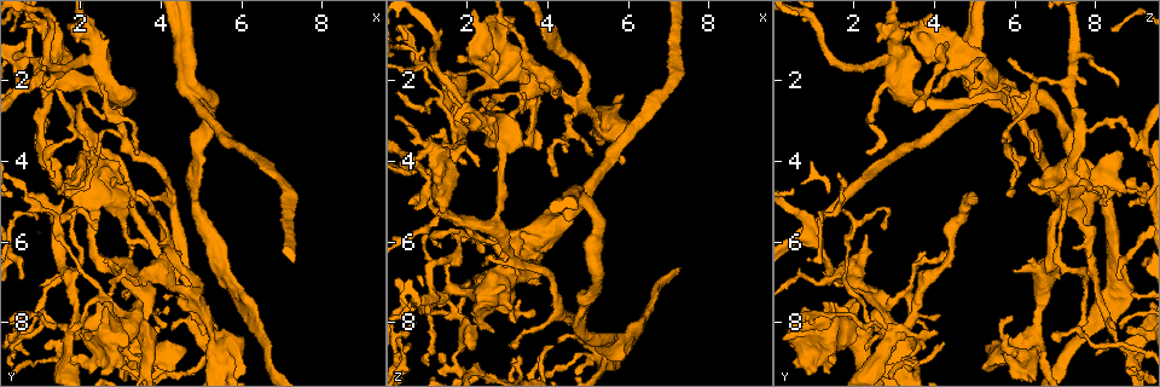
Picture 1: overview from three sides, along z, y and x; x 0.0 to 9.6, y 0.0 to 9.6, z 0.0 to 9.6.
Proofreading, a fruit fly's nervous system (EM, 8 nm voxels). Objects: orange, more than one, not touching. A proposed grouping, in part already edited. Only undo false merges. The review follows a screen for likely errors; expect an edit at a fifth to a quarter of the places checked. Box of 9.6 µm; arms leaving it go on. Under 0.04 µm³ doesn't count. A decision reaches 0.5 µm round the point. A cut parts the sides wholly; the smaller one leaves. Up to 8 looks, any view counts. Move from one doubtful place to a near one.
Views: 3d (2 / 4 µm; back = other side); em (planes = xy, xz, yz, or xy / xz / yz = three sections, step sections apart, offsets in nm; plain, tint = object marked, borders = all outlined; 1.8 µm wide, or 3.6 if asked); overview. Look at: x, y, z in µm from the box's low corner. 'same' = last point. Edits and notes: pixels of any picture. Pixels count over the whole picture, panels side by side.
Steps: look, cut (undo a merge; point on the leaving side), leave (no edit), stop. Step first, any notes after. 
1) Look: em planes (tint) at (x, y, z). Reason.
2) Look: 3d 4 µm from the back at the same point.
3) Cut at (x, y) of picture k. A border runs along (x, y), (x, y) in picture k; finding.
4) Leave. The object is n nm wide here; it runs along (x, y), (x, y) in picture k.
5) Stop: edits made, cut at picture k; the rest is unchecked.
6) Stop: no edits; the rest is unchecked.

Look: 3d 2 µm at (4.85, 7.45, 2.55). Four-way junction.

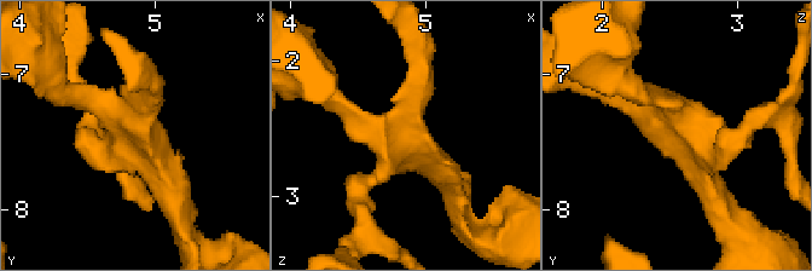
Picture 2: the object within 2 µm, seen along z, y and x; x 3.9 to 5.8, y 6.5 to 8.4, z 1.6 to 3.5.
Look: em planes (borders) at (4.94, 7.48, 2.56). 4 arms meet here.

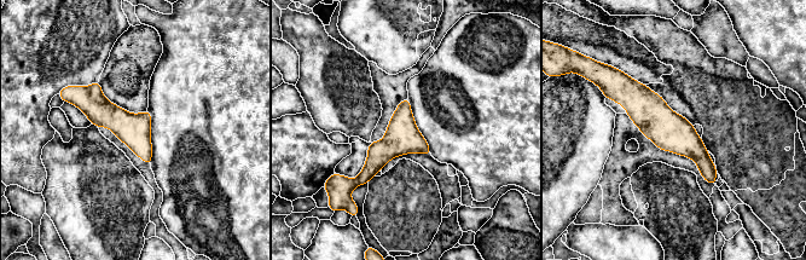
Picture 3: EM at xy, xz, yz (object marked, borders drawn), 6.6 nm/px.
Leave. It runs along (615, 96), (633, 96), (712, 180) in picture 3; continuous, no second cell.

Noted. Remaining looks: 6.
Look: 3d 4 µm at (1.75, 8.35, 2.85). Sudden change in width.

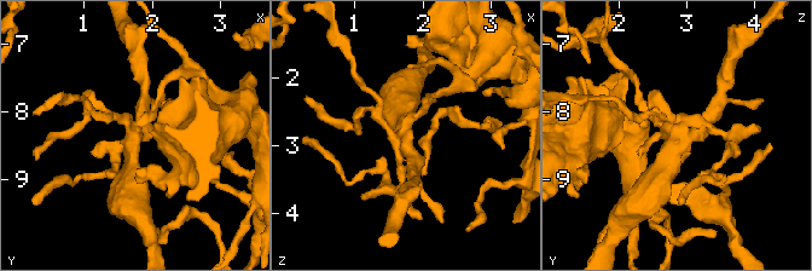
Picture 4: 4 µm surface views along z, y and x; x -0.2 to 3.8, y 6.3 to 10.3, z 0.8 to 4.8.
Look: em planes (tint) at (1.70, 8.40, 2.85).

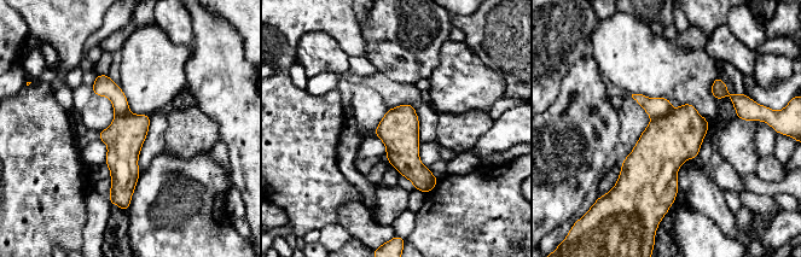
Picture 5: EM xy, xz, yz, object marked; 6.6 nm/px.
Cut at (667, 141) of picture 5. Two cells meet here.

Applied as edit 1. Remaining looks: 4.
Look: overview.

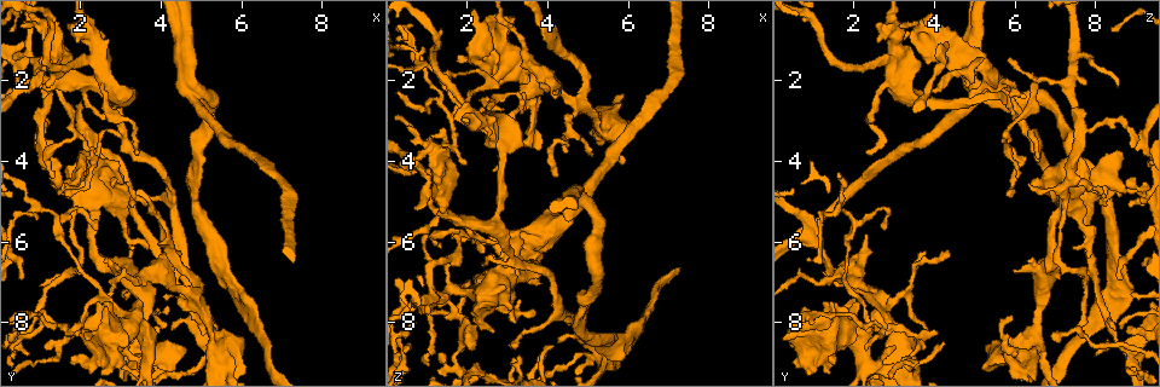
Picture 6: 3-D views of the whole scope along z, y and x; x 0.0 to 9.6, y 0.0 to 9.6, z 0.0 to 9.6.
Look: em 3.6 µm planes (plain) at (1.40, 1.55, 5.00). Four or more arms meet.

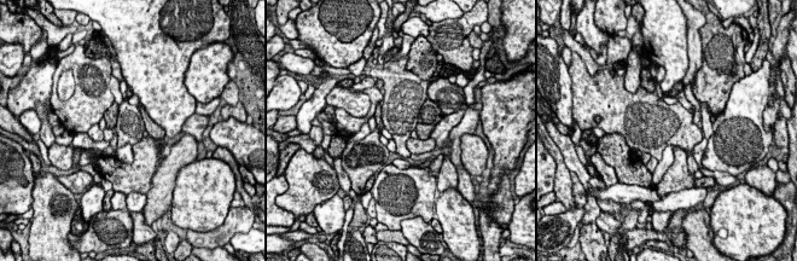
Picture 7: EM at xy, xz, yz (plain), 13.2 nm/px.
Look: em 3.6 µm planes (tint) at the same point. Where the object lies.

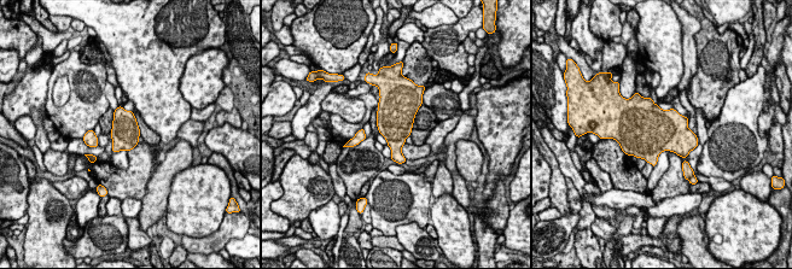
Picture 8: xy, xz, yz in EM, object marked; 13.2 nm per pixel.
Leave. One cell here.

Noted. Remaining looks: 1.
Stop: edits made, cut at picture 5; the rest is unchecked.

